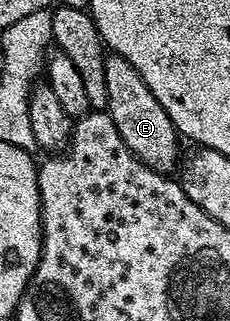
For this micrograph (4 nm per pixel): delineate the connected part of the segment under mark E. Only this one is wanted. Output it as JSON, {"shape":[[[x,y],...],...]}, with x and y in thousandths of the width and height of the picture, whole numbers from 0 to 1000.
{"shape":[[[474,162],[461,165],[448,199],[448,249],[465,259],[465,349],[517,424],[535,424],[535,449],[552,449],[561,470],[609,505],[639,511],[639,523],[722,548],[748,545],[778,517],[791,445],[743,361],[726,361],[709,324],[691,324],[691,312],[657,299],[657,274],[622,262],[622,237],[604,237],[604,224],[587,224],[587,212],[570,212],[570,199],[535,187],[535,174]]]}

